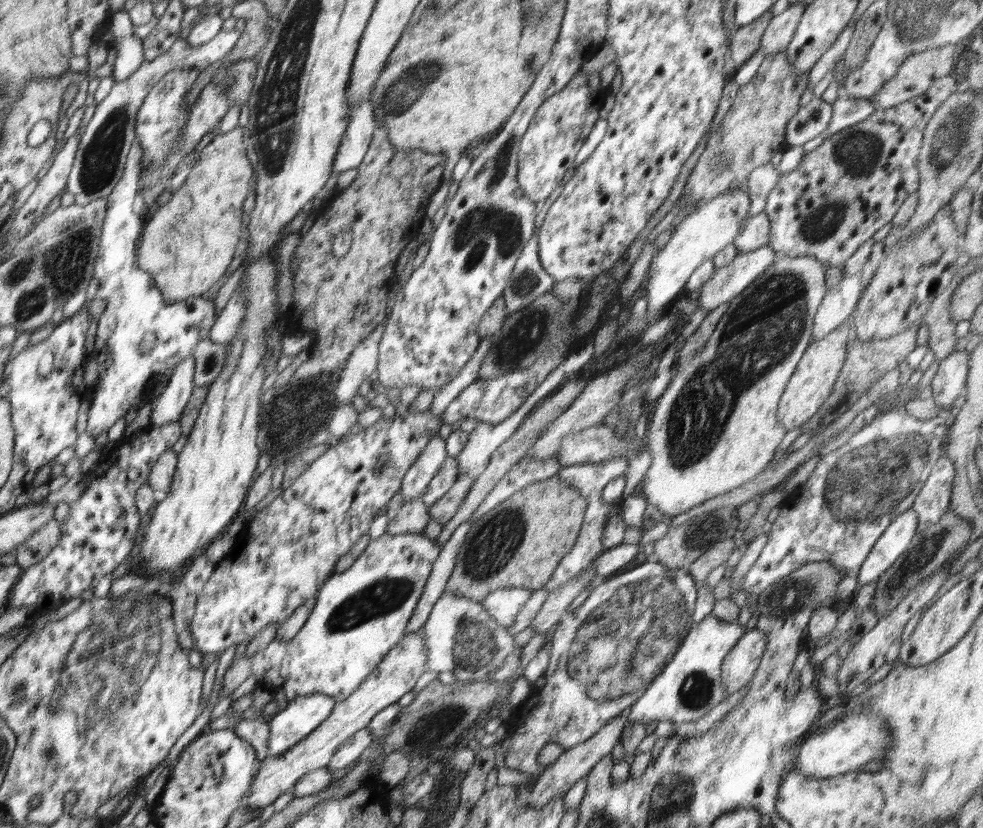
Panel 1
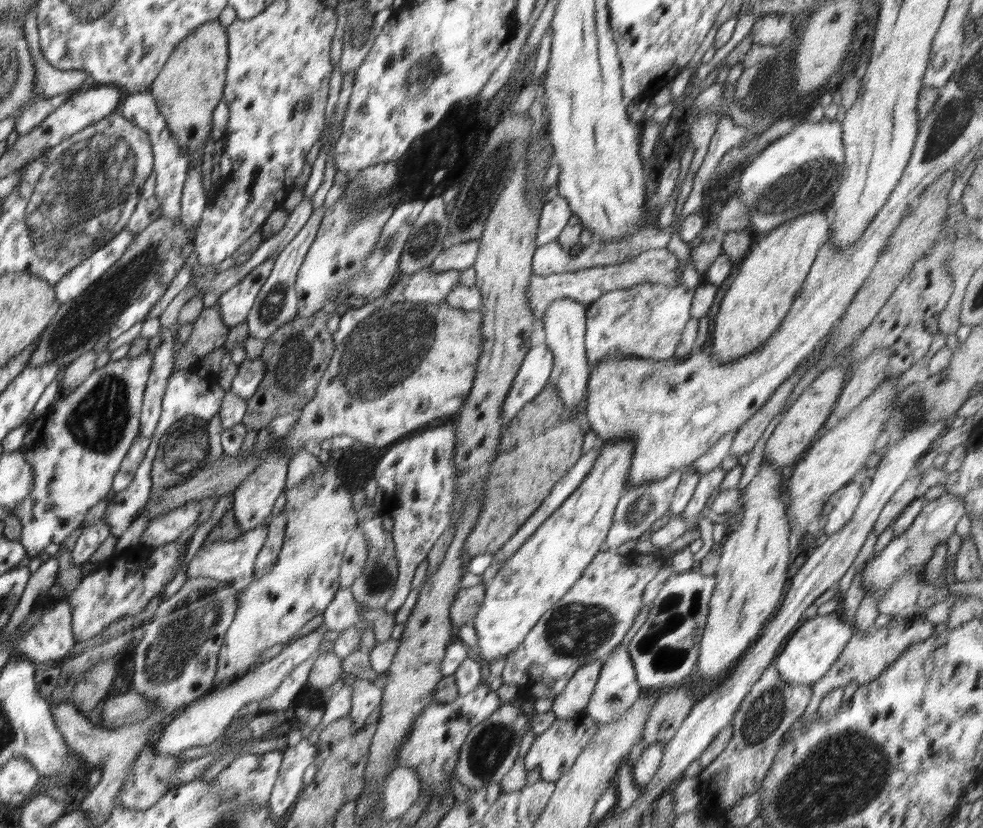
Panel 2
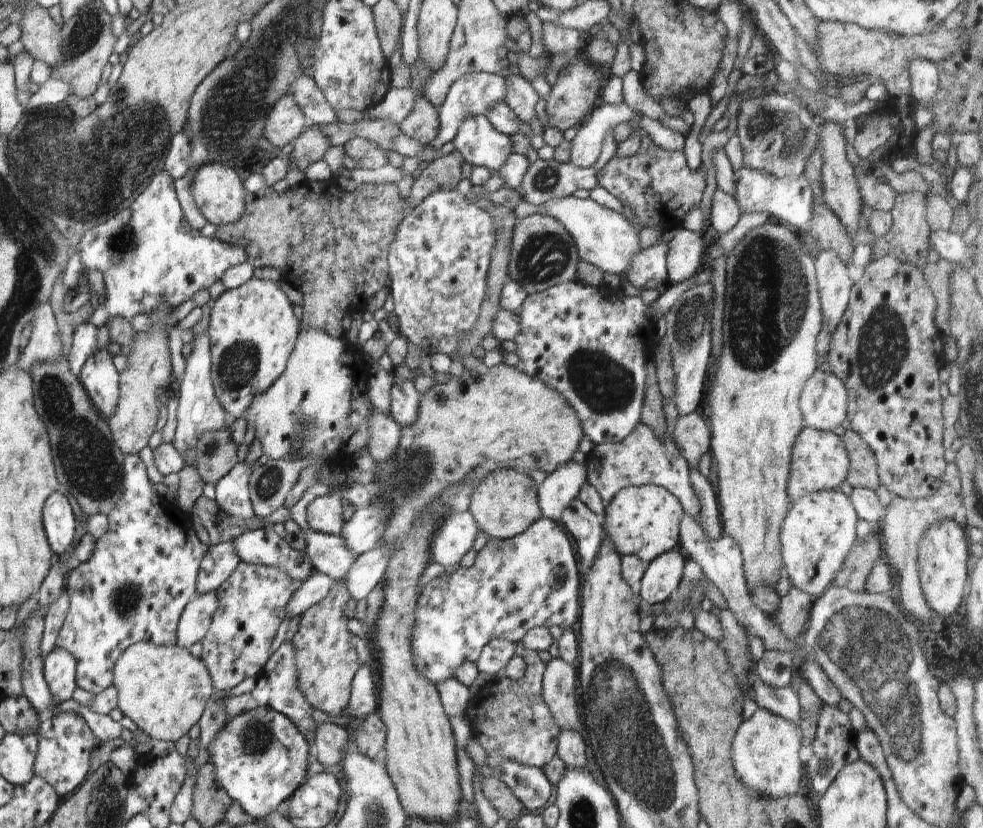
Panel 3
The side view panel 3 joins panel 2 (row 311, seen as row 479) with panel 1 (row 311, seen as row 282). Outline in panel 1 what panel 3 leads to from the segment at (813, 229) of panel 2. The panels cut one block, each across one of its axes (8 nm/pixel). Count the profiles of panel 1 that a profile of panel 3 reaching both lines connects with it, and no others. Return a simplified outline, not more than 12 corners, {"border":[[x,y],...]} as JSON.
{"border":[[775,261],[653,404],[667,517],[746,484],[828,289]]}

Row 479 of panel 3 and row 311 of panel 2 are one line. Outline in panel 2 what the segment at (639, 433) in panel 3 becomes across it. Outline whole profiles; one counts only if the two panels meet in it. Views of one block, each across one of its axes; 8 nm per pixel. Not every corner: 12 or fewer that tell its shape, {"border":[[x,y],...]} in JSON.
{"border":[[643,282],[587,305],[585,351],[674,356],[694,290]]}

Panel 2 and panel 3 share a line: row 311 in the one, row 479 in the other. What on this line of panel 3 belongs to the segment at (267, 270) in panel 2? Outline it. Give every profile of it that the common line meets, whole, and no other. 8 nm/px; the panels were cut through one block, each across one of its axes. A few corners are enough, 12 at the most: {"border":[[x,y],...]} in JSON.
{"border":[[236,463],[215,486],[214,502],[232,518],[255,515],[253,466]]}

